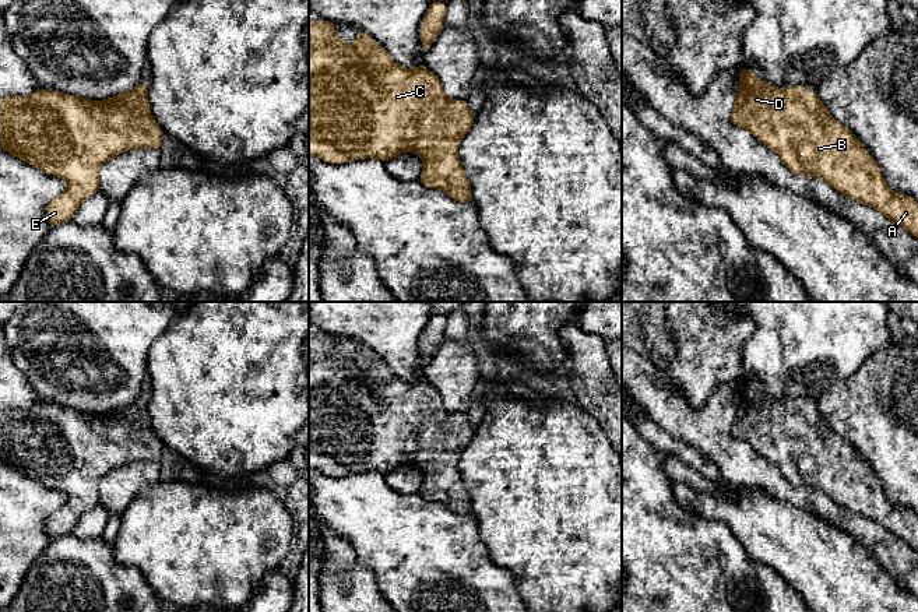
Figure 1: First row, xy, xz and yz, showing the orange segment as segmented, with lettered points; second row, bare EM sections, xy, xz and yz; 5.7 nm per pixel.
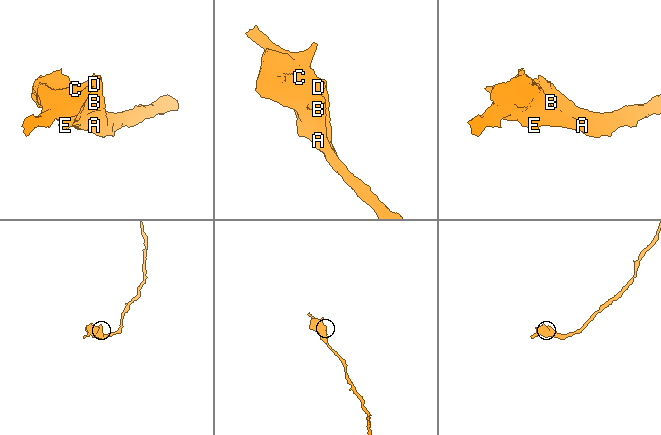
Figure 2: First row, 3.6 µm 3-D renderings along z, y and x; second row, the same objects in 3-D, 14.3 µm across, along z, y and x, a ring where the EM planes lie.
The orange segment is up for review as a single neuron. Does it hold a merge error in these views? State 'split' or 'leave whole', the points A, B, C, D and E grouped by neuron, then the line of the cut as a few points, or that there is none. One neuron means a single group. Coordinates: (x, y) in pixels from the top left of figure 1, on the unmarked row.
leave whole; groups A B C D E; cut none

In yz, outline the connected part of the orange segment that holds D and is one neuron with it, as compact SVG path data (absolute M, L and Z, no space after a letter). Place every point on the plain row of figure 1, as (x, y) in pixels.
M745 380L739 381L739 390L739 407L729 428L735 439L749 443L760 456L777 465L792 486L823 492L837 504L872 520L918 551L918 514L886 499L873 469L829 426L816 405L808 405L799 398L789 398L782 404L762 395Z

